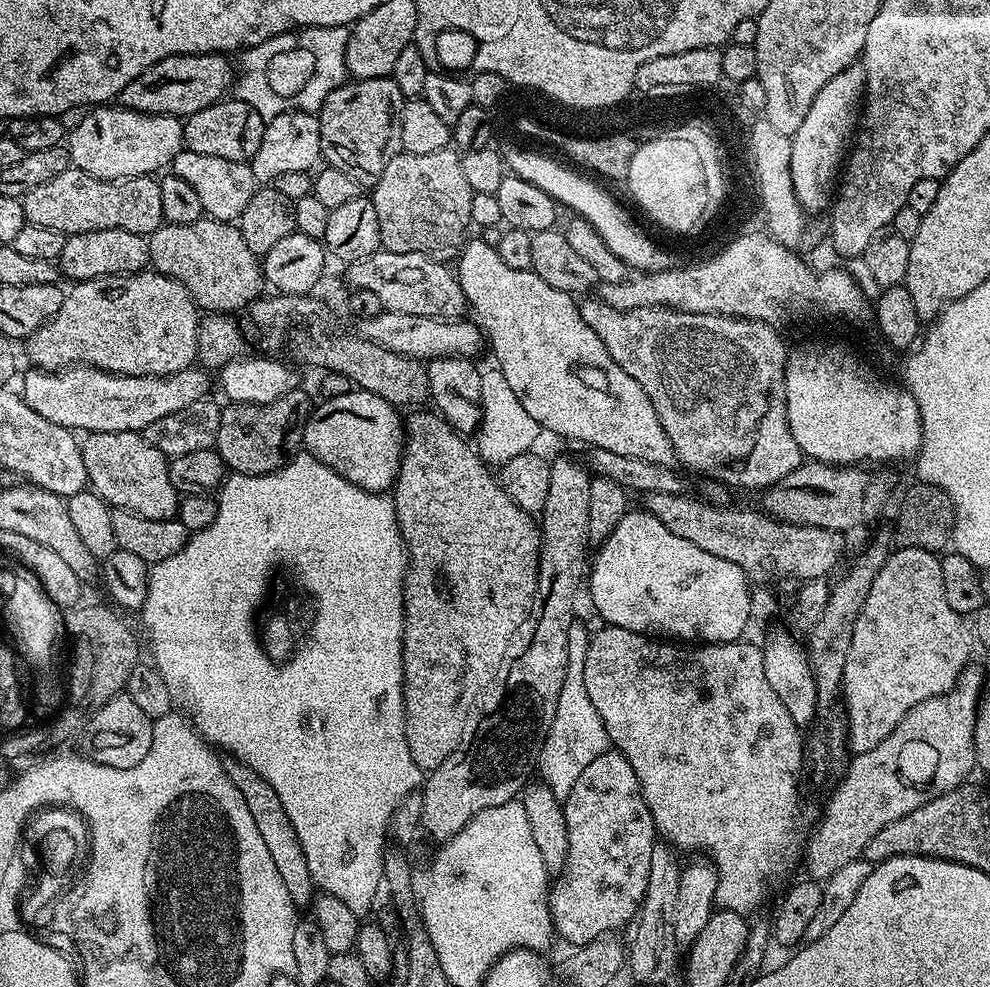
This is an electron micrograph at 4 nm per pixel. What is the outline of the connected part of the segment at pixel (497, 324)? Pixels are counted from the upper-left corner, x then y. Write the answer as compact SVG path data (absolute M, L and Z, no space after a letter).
M484 239L470 240L459 249L460 261L454 264L454 275L470 312L472 308L475 323L480 325L487 343L488 340L492 343L495 367L506 378L510 390L514 390L518 402L522 402L526 414L530 414L545 433L553 432L556 436L577 440L583 446L614 450L614 454L671 465L677 454L670 438L666 438L666 430L662 430L662 422L658 422L658 414L654 414L654 402L650 402L646 390L642 390L642 386L610 358L598 334L582 322L580 306L573 293L554 290L554 286L542 282L536 272L506 266L495 246Z

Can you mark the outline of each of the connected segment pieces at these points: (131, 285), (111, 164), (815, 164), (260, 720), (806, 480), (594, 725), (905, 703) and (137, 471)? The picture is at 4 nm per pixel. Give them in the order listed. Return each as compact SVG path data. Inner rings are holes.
M155 270L136 272L133 276L99 276L93 280L82 280L67 289L54 318L37 330L34 337L35 367L59 370L69 366L87 366L119 376L174 374L197 363L196 347L201 319L191 294L177 280Z
M96 106L84 114L73 128L71 125L67 133L66 151L71 167L99 180L152 176L167 169L172 159L184 148L184 125L181 117L148 116L144 112L119 106Z
M860 62L846 66L842 74L834 74L834 78L818 90L818 98L814 98L802 126L798 126L791 136L790 174L796 199L805 209L816 208L823 202L828 187L830 192L845 163L846 149L853 139L862 111L865 82L866 70Z
M297 454L293 456L284 467L279 468L277 472L267 472L261 476L229 475L218 489L216 517L214 518L214 522L210 522L210 526L206 526L201 532L191 533L186 543L182 546L182 550L178 550L178 554L170 554L170 558L166 558L162 562L151 565L148 573L148 589L146 590L146 598L144 599L144 607L139 609L138 612L141 622L144 623L144 632L148 635L148 644L152 647L151 663L160 672L160 676L166 682L166 686L170 690L173 701L175 701L179 707L181 704L181 706L185 708L183 711L186 713L191 726L204 737L209 745L215 746L217 749L225 748L225 750L228 751L227 755L229 757L243 760L244 763L249 764L255 772L262 774L262 778L266 778L266 782L274 788L274 794L278 794L279 800L282 801L282 806L286 806L286 815L290 817L290 823L294 825L294 834L298 834L298 842L302 846L302 854L306 854L306 866L310 866L310 874L312 875L313 882L316 883L317 889L319 889L323 895L338 898L343 904L350 906L350 910L354 910L354 914L358 918L367 917L364 915L371 910L372 903L376 900L376 895L379 894L380 890L382 892L382 881L384 879L383 854L386 849L384 832L386 836L386 829L392 823L394 810L402 803L406 796L413 795L422 784L422 770L414 762L414 758L410 754L410 746L406 742L406 734L404 733L404 571L406 569L408 569L408 551L404 548L404 539L400 533L398 518L396 517L396 507L394 506L391 495L382 492L371 492L365 488L354 486L354 482L342 478L337 472L330 470L330 466L318 462L318 458L307 454ZM281 561L286 564L291 562L296 564L296 568L300 568L300 572L304 572L304 580L308 580L308 588L313 588L313 590L317 591L316 600L319 600L319 617L316 620L316 625L310 628L306 639L295 649L295 661L288 664L287 667L282 667L278 670L272 667L272 664L268 664L268 660L264 659L264 656L261 655L260 648L257 648L256 639L253 639L252 612L257 600L260 600L261 592L264 592L265 579L268 577L269 569L272 569L274 564L281 564Z
M808 460L802 462L786 478L782 478L777 484L763 489L763 511L773 518L779 518L789 524L805 524L806 526L818 526L826 530L851 534L855 528L868 524L880 516L884 503L888 500L888 491L892 484L880 472L871 472L868 466L837 466L823 464L821 460Z
M573 622L568 635L568 665L566 678L562 682L562 694L558 698L558 710L554 714L554 722L548 731L538 757L539 763L544 763L543 783L552 789L557 798L570 794L574 782L578 782L582 770L594 762L598 754L609 751L610 741L606 734L606 726L594 710L594 702L590 702L590 694L586 694L584 681L584 663L586 650L590 639L589 629L584 629L580 622Z
M897 547L889 555L887 562L882 566L882 570L878 570L878 578L874 578L874 586L870 586L870 594L866 594L866 602L862 602L862 614L858 614L858 622L854 622L854 638L850 642L850 654L846 658L842 685L842 708L844 704L845 710L843 709L843 711L846 713L848 721L849 749L853 753L874 750L878 746L878 742L886 739L894 730L894 726L898 726L898 722L902 722L905 714L914 706L918 706L918 702L926 702L926 698L934 698L951 692L956 684L956 679L964 673L965 668L969 667L968 655L971 654L972 648L974 649L974 636L965 617L959 616L950 607L950 602L946 602L946 593L942 586L940 556L935 552L927 552L921 548Z
M106 431L85 433L80 440L80 453L85 463L89 489L98 494L115 511L138 514L139 517L151 520L167 519L166 506L168 499L175 501L178 493L170 486L168 461L169 459L146 442L138 432Z

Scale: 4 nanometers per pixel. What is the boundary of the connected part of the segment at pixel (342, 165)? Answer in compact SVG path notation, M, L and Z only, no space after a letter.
M383 76L373 80L352 80L334 89L320 107L320 155L331 167L350 174L361 186L374 186L382 178L382 170L401 152L400 139L402 126L400 115L404 109L405 98L394 80Z

